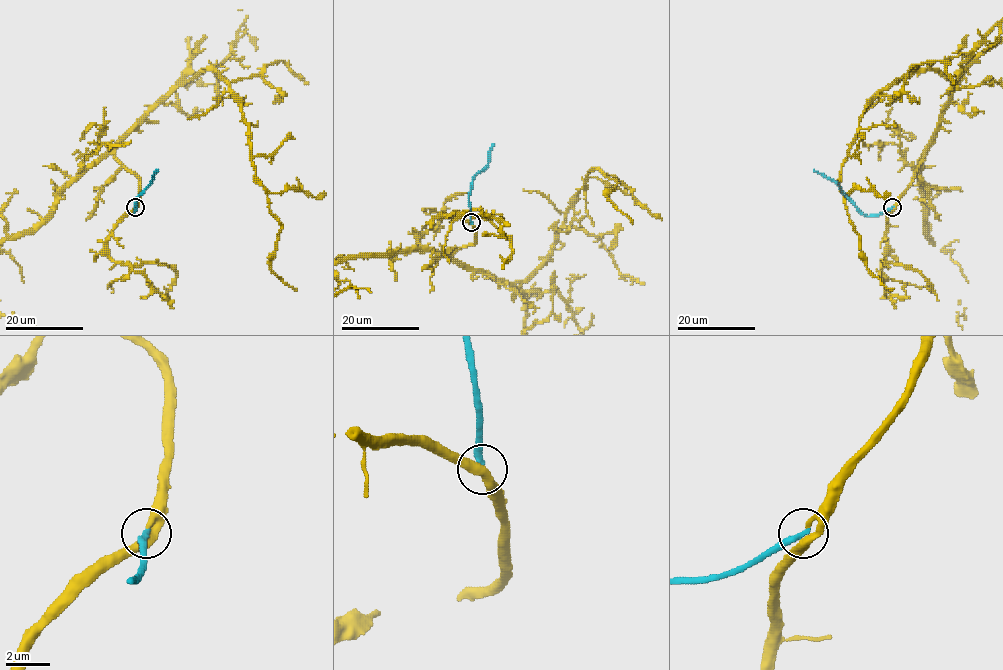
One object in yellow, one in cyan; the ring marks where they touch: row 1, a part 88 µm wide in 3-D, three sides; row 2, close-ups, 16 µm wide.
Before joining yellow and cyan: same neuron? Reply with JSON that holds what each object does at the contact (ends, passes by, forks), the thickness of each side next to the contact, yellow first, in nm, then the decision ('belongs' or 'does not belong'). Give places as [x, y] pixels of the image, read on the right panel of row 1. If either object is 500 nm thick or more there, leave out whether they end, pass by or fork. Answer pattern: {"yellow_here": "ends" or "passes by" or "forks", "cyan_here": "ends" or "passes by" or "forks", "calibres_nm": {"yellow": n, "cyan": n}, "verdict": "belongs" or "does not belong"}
{"yellow_here": "passes by", "cyan_here": "ends", "calibres_nm": {"yellow": 400, "cyan": 300}, "verdict": "belongs"}

